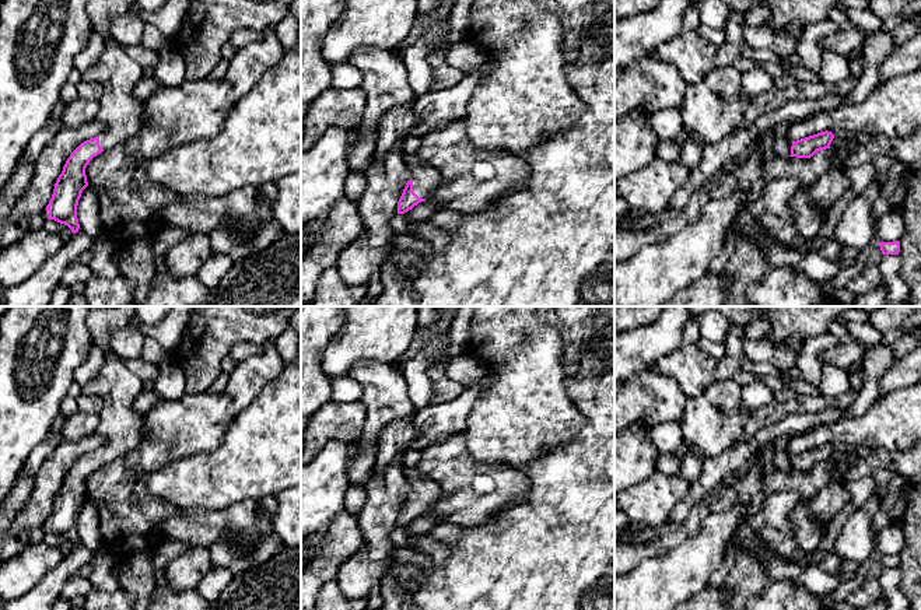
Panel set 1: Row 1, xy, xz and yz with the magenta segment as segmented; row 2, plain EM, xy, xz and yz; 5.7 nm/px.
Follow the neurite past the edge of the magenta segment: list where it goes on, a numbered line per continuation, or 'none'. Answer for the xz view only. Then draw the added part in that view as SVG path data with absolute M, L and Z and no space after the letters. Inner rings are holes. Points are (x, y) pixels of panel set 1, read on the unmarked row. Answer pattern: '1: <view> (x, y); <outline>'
1: xz (426, 493); M403 467L403 474L413 485L413 505L420 512L428 512L430 508L442 499L442 488L417 467Z

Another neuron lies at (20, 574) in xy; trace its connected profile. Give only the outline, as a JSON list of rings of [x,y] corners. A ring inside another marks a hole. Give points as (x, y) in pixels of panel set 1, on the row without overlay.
[[[29,541],[17,555],[0,564],[0,599],[14,600],[24,596],[62,560],[59,548],[45,541]]]

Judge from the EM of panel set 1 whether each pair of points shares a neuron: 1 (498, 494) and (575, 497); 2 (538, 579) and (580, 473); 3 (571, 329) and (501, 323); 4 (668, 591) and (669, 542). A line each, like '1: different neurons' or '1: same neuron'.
1: different neurons
2: same neuron
3: same neuron
4: different neurons

